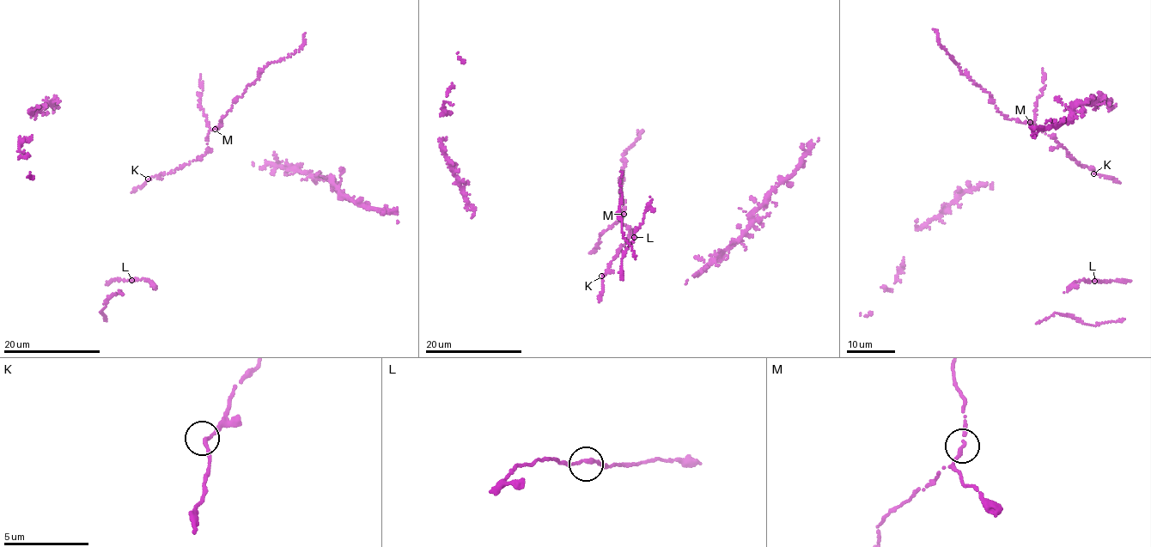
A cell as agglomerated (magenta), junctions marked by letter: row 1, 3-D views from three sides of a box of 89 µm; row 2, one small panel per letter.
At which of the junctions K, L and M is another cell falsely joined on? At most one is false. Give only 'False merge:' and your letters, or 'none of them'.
False merge: none of them

